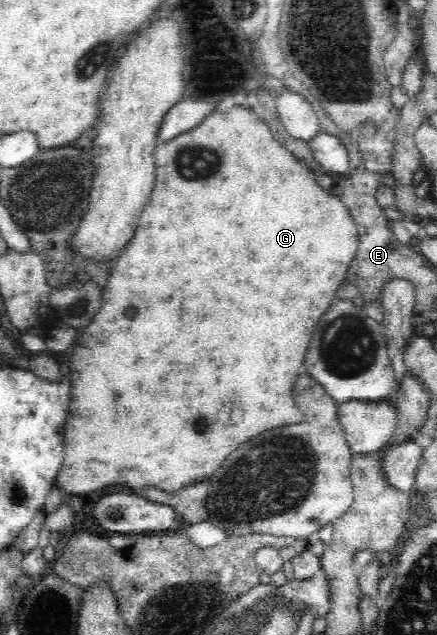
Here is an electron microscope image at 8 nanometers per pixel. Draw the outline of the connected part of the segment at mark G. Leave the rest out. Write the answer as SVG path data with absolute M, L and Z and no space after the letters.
M215 106L215 110L211 110L205 116L204 120L199 122L198 126L191 128L188 132L173 138L163 144L157 143L154 150L154 163L155 163L155 182L151 194L151 200L149 204L145 206L145 210L141 212L141 218L139 218L139 224L137 224L137 230L135 230L135 238L131 240L131 244L127 244L127 248L119 254L113 270L111 270L111 276L109 276L109 282L107 286L103 288L103 306L101 310L97 311L97 314L93 317L93 320L85 327L83 334L79 335L79 341L74 346L73 355L70 358L70 373L69 379L71 383L71 408L69 410L69 416L67 416L67 424L63 428L63 438L65 438L65 458L63 458L63 466L57 473L55 478L55 484L61 490L69 492L69 494L87 494L87 492L95 492L95 490L101 490L105 486L121 486L121 488L127 488L127 490L141 490L141 488L147 488L147 486L154 486L160 488L165 492L175 492L175 490L183 489L187 487L187 484L191 485L197 480L205 480L209 478L221 464L223 460L237 448L241 446L243 442L251 440L253 436L265 432L265 430L271 430L271 428L277 428L277 426L285 426L285 424L295 424L303 418L302 412L298 406L295 406L295 400L291 396L293 392L293 384L297 380L297 374L299 374L299 366L303 364L303 358L305 358L305 352L309 348L309 342L311 342L311 336L319 324L319 320L323 318L323 314L327 312L327 308L331 306L331 302L335 300L337 296L337 290L339 286L344 283L349 270L349 265L353 262L358 251L359 235L356 229L355 223L353 222L352 216L349 214L349 210L343 205L342 201L329 195L320 184L317 182L318 173L313 171L313 168L307 167L305 162L291 153L289 150L277 141L272 133L270 132L269 126L262 120L262 116L255 113L250 106L232 106L227 110L219 110Z

